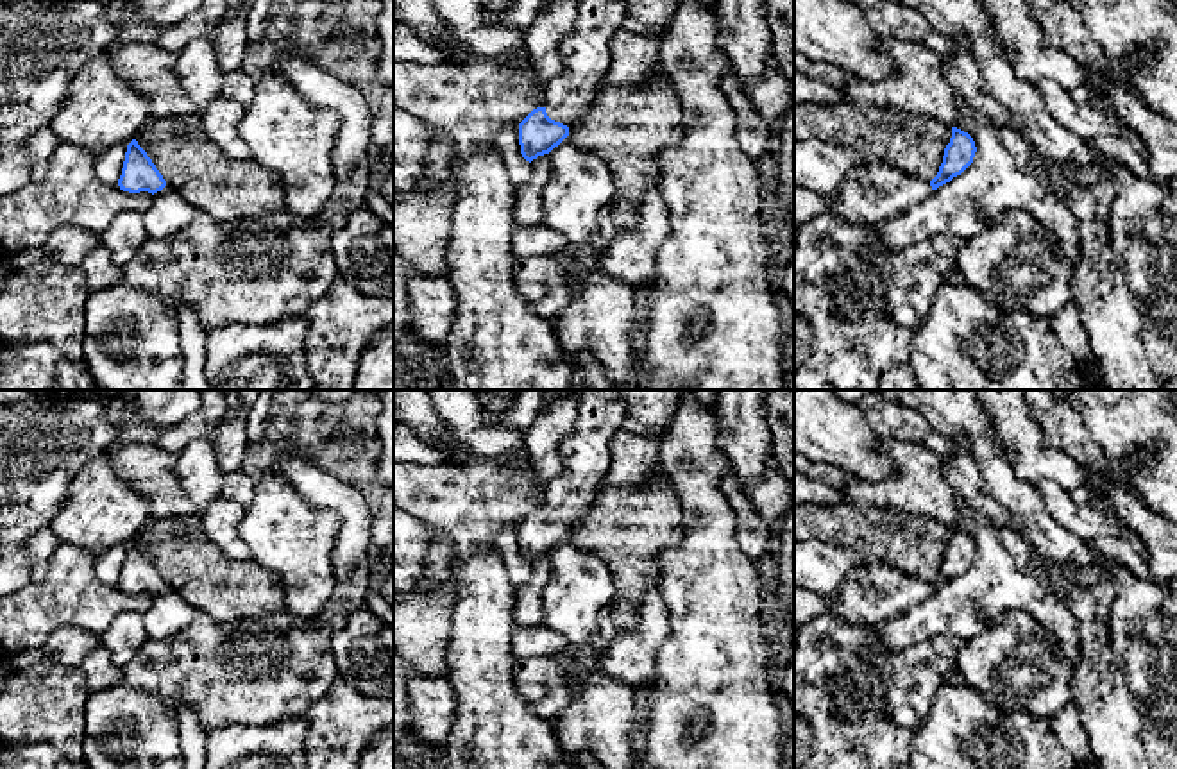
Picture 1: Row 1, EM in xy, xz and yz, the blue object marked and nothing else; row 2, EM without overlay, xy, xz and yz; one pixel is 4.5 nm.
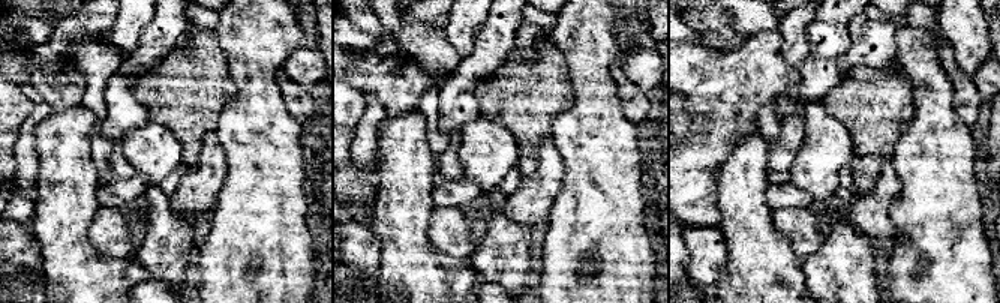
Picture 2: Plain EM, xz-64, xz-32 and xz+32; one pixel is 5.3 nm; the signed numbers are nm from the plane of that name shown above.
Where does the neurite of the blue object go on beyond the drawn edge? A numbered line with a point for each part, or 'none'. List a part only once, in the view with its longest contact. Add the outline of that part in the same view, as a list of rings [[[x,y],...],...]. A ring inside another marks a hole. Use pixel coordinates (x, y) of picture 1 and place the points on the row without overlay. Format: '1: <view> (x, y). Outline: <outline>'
1: xz (585, 455). Outline: [[[581,390],[574,429],[560,444],[562,472],[542,486],[546,513],[567,528],[578,520],[596,499],[596,490],[612,465],[610,440],[630,415],[621,390]]]

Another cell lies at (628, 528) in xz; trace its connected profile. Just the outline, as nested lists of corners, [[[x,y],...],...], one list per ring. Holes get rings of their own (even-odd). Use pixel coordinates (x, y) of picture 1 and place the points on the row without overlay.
[[[664,474],[642,488],[597,486],[594,504],[571,524],[569,538],[612,572],[617,631],[639,624],[646,590],[658,588],[660,554],[682,537],[682,508]]]

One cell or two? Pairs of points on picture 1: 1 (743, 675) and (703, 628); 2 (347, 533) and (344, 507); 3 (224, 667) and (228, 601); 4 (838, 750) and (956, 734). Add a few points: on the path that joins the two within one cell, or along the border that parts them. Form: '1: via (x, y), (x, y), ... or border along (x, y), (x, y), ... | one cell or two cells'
1: via (732, 664), (732, 659), (714, 639) | one cell
2: via (347, 526), (347, 514) | one cell
3: border along (197, 608), (217, 621), (244, 621), (267, 614) | two cells
4: border along (916, 730), (909, 750) | two cells

